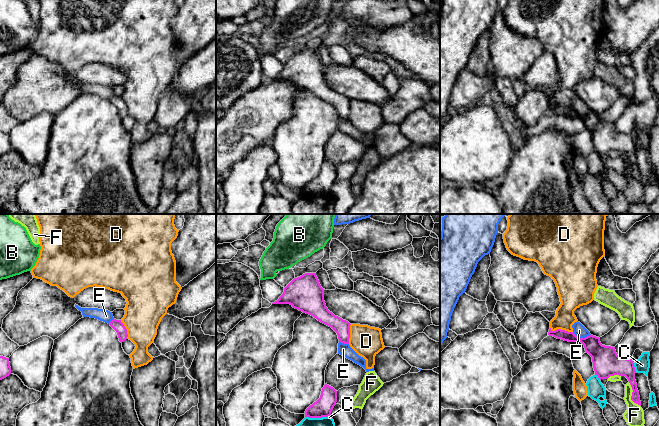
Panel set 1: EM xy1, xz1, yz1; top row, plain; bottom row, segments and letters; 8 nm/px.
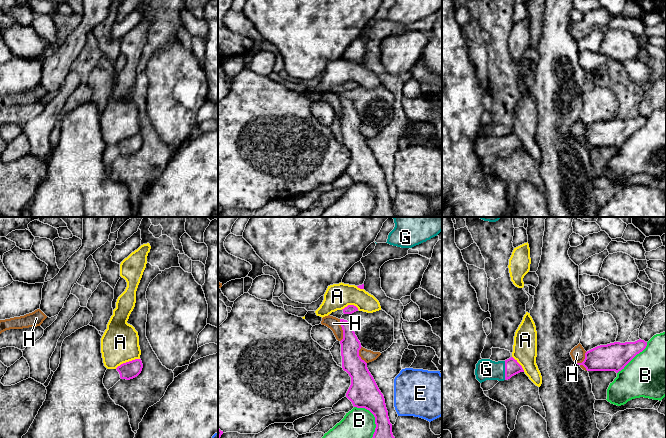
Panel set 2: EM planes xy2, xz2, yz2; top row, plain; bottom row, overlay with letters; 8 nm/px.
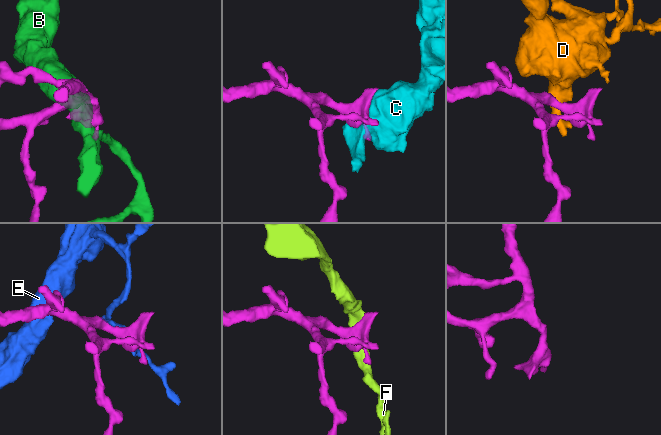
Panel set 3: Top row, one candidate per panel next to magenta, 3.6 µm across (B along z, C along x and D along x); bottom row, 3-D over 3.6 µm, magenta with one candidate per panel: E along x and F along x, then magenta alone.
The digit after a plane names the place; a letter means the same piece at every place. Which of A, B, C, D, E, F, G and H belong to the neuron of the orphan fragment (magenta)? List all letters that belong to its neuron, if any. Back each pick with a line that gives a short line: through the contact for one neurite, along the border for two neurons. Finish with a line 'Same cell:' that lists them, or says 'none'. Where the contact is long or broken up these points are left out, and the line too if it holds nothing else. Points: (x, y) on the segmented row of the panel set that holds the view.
G: line yz2 (512, 367), (505, 370), (486, 369)
Same cell: G

